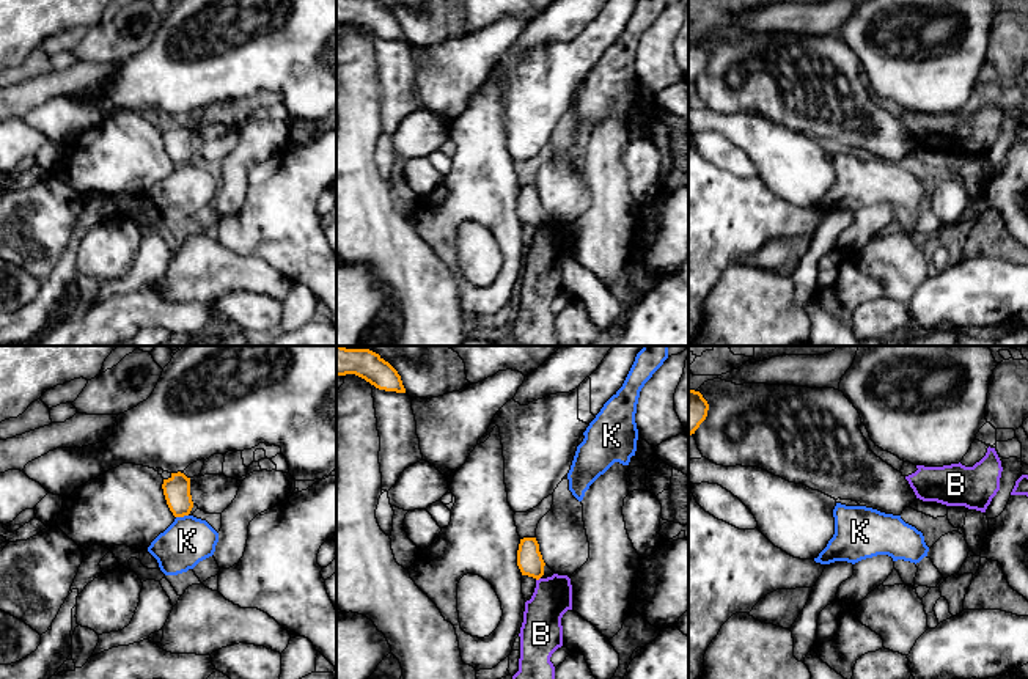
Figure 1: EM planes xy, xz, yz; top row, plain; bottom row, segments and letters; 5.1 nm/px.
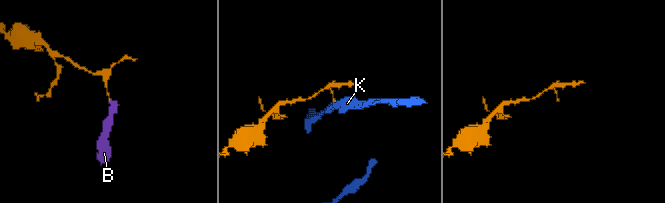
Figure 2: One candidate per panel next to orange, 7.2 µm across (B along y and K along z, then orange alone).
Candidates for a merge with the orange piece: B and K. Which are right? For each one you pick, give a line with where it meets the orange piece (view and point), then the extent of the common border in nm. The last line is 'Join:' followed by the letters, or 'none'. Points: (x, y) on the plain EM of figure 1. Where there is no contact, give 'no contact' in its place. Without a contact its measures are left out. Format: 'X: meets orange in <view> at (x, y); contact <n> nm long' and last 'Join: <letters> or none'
Join: none

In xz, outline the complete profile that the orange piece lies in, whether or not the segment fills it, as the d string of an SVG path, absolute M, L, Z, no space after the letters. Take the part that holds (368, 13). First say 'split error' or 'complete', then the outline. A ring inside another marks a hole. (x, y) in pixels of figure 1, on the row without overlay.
complete | M336 0L336 24L355 22L379 38L406 41L401 24L376 0Z

